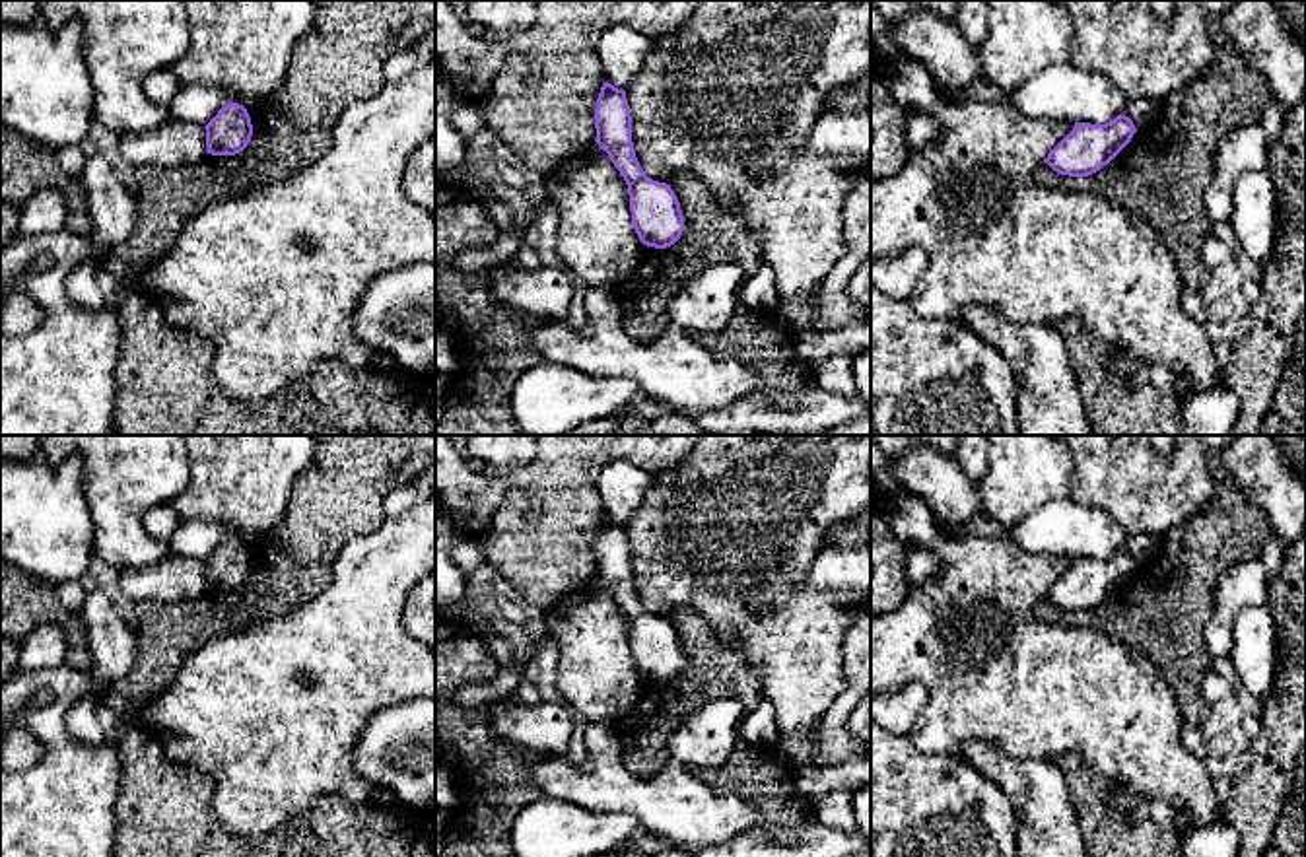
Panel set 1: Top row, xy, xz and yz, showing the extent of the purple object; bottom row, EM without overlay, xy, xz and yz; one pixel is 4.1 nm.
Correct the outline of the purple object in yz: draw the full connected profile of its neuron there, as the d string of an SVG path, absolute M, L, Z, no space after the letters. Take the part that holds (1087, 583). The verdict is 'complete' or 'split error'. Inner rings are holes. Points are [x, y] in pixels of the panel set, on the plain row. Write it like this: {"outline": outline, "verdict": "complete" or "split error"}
{"outline": "M1117 550L1106 560L1075 558L1044 599L1059 610L1088 612L1108 600L1135 567L1133 556L1125 550Z", "verdict": "complete"}

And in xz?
{"outline": "M604 517L595 544L595 577L608 589L628 620L632 659L647 682L667 684L684 667L680 637L667 618L641 604L632 577L632 550L626 527Z", "verdict": "complete"}

